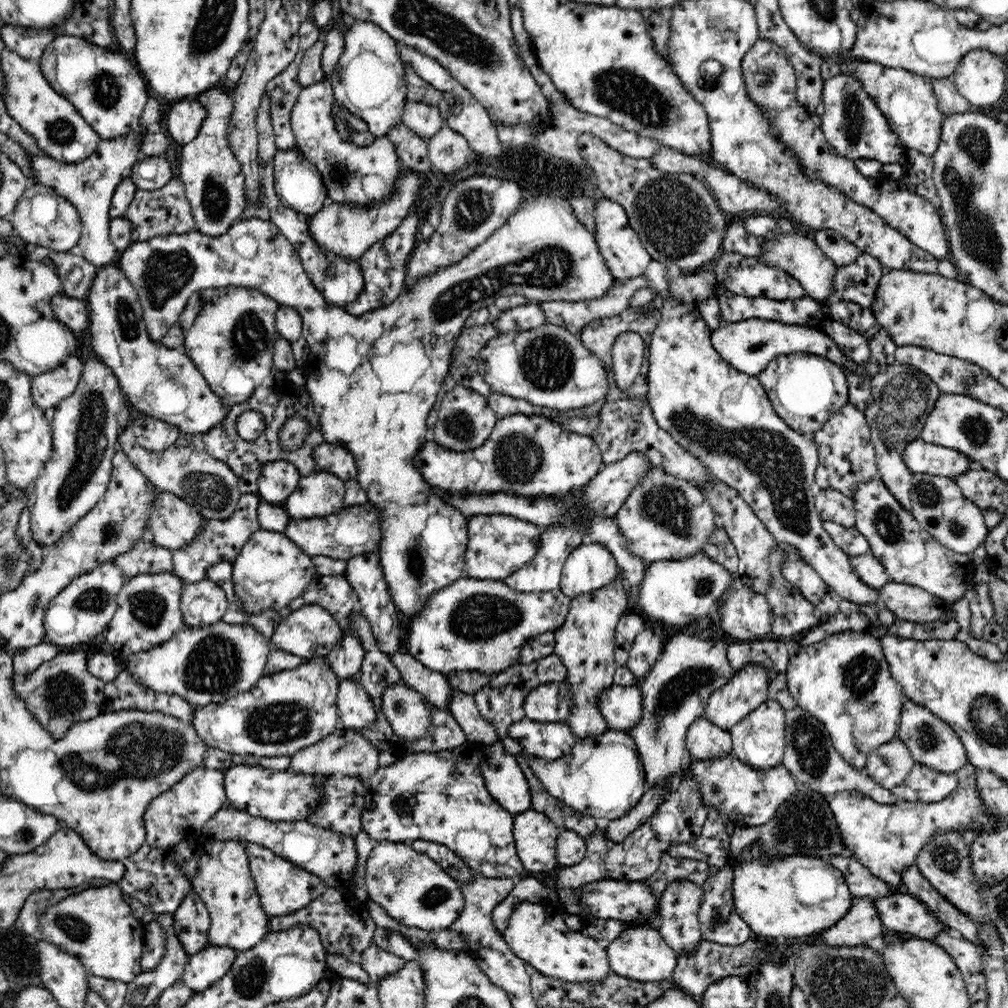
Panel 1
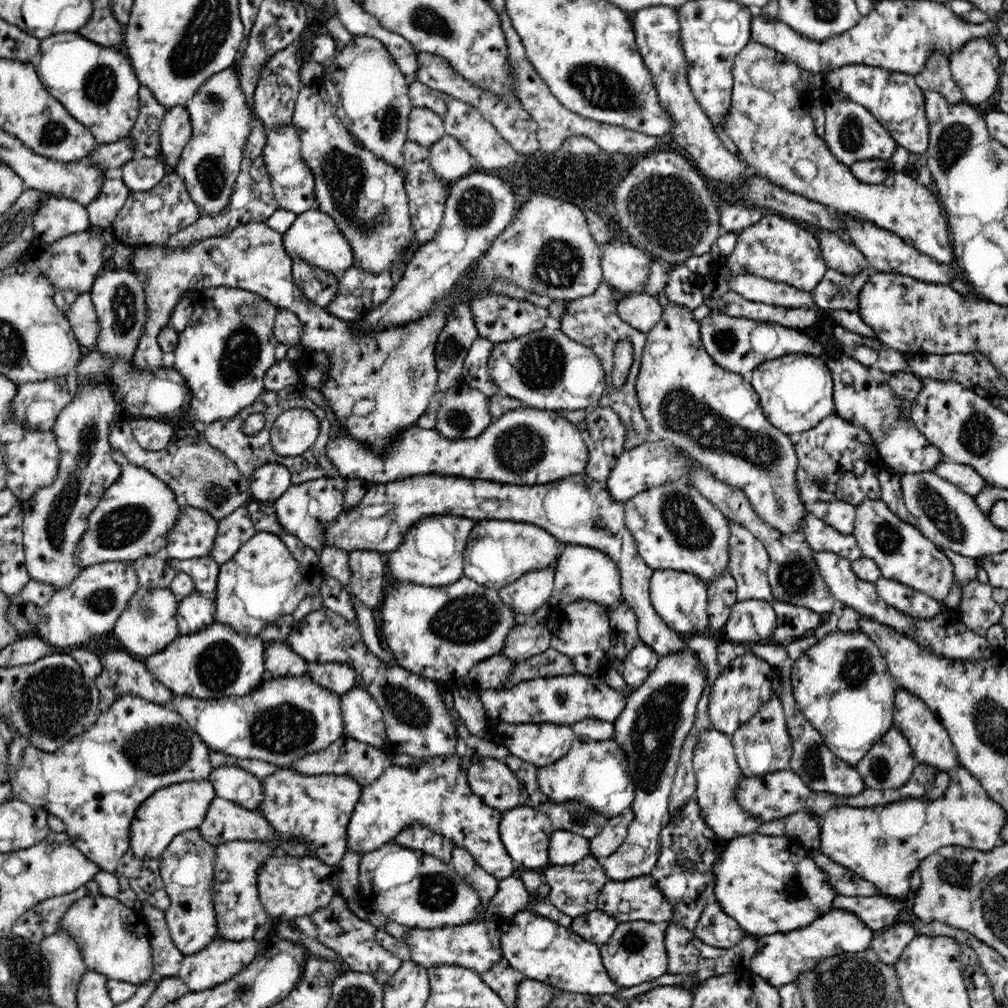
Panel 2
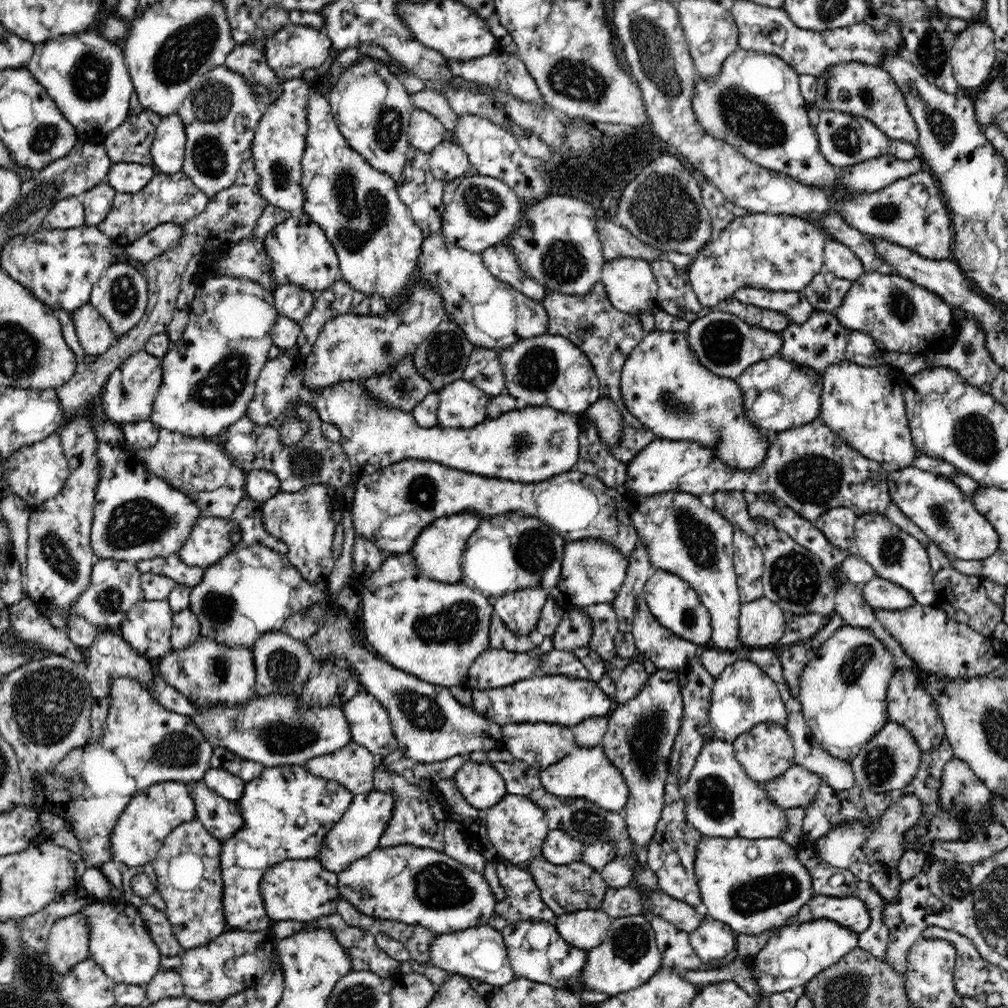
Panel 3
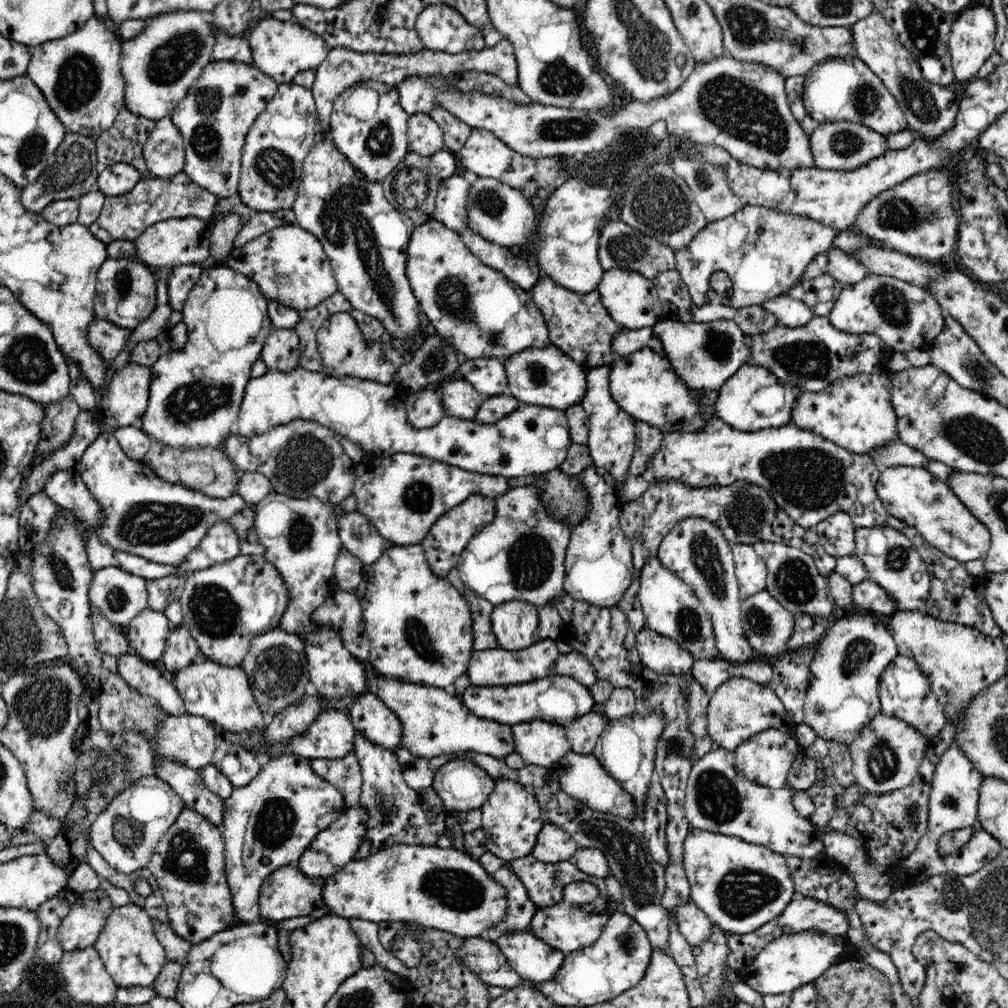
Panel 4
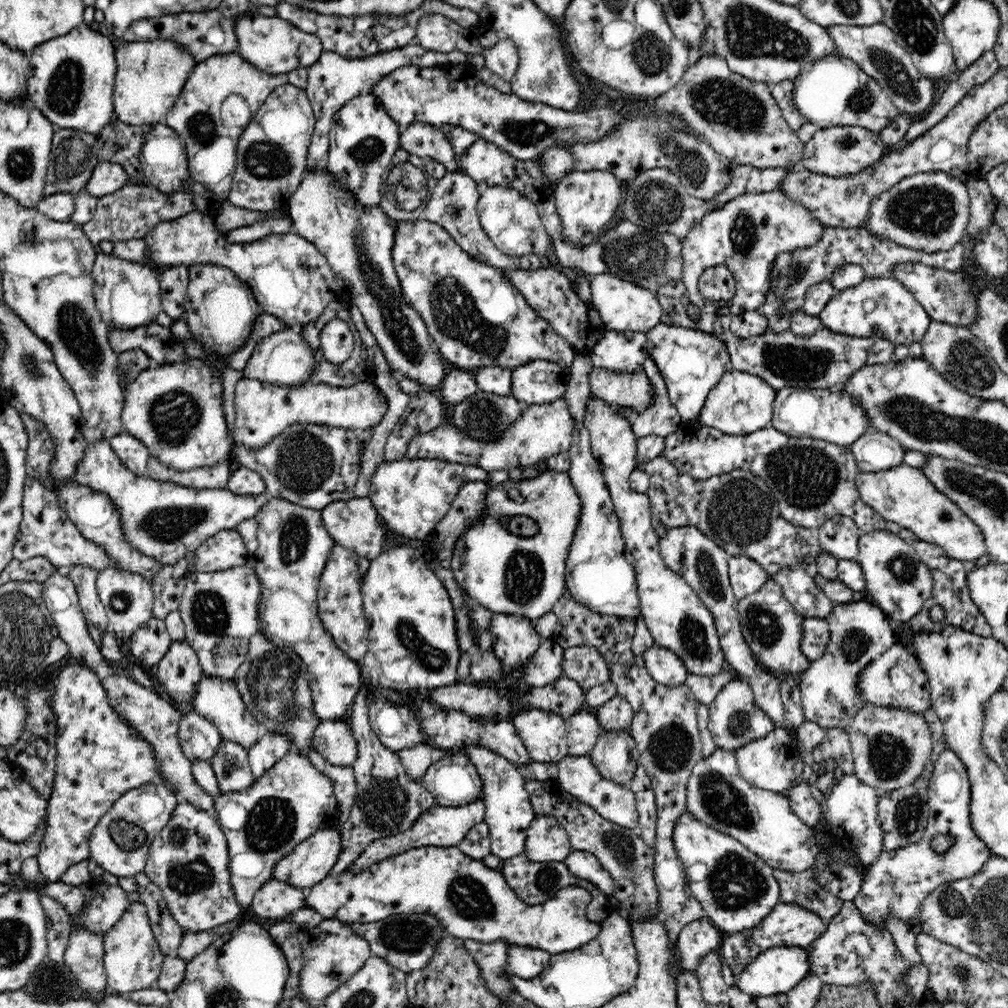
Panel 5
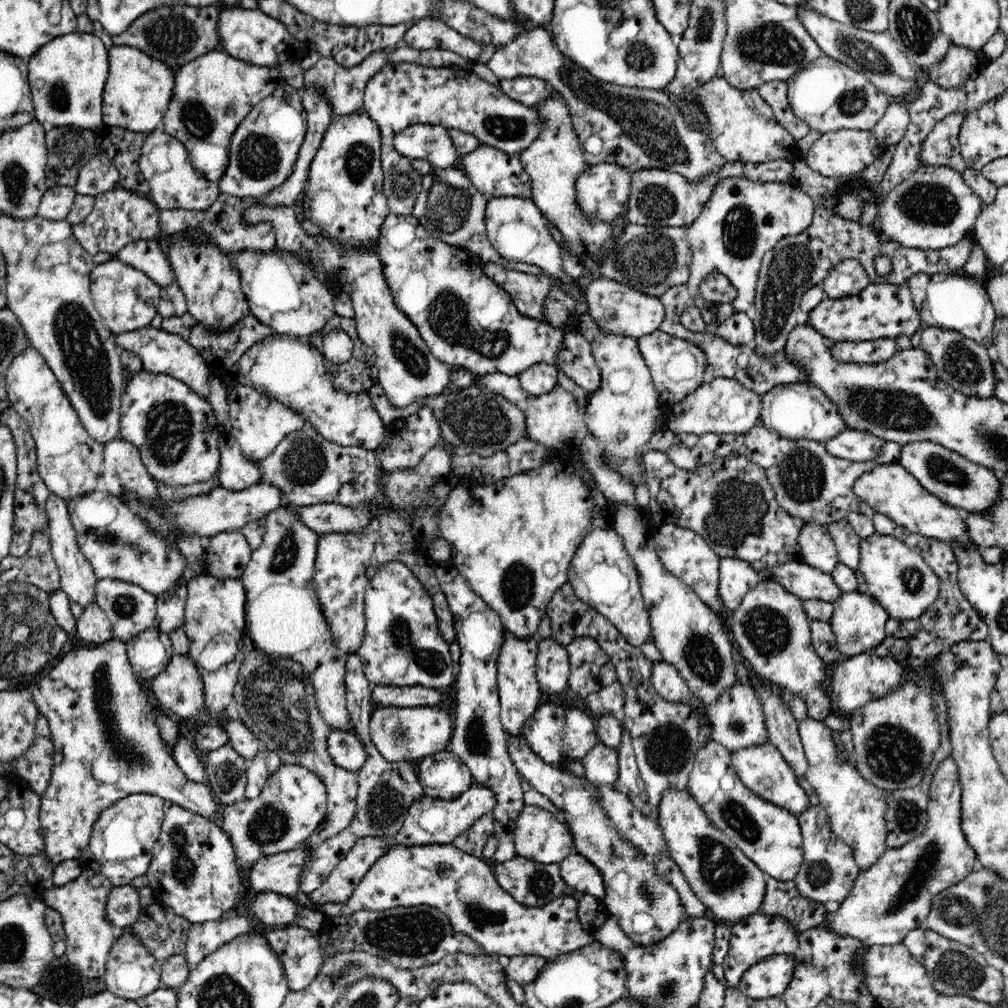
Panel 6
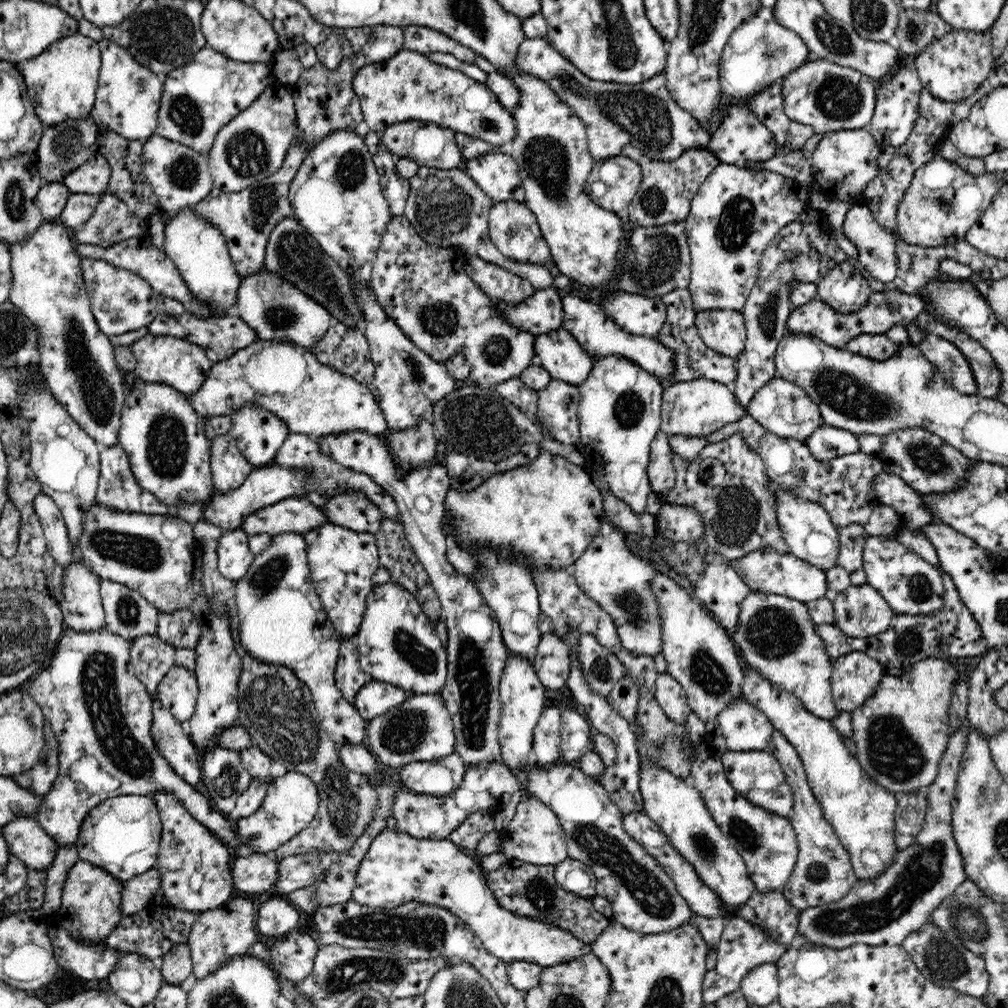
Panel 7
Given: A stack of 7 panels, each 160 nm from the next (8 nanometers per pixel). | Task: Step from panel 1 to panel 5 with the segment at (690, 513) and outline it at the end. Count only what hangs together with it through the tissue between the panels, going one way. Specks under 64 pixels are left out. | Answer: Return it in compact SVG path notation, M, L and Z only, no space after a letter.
M680 526L664 532L659 537L659 551L664 562L694 589L694 592L713 614L715 627L719 634L719 643L728 667L736 673L740 680L746 681L751 687L755 706L772 719L775 730L787 730L789 725L784 718L786 709L784 709L780 693L781 683L754 660L754 653L750 650L748 643L742 637L742 631L740 631L740 613L737 609L739 600L734 597L728 576L728 558L730 556L722 547L694 526Z

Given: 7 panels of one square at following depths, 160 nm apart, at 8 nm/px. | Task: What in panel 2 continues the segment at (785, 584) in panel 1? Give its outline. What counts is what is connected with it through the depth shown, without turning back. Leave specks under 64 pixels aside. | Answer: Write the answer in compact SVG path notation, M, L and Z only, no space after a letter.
M773 600L771 603L777 614L777 627L773 632L776 644L785 645L802 639L815 631L824 621L824 615L808 607L792 605L786 601Z

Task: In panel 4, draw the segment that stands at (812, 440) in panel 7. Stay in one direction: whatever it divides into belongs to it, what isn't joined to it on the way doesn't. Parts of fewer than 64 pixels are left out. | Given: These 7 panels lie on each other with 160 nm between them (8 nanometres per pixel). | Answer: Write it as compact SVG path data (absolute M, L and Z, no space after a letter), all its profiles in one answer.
M900 439L892 440L884 446L872 448L866 452L871 462L879 471L900 465L911 465L912 467L924 467L928 459L920 451L904 444Z

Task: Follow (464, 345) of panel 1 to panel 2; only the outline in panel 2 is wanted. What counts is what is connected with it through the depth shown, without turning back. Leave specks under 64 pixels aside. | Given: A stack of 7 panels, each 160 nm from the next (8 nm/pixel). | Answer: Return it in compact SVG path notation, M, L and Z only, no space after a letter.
M478 337L466 355L462 371L461 380L482 391L487 397L502 394L498 385L491 381L489 373L489 356L494 345Z

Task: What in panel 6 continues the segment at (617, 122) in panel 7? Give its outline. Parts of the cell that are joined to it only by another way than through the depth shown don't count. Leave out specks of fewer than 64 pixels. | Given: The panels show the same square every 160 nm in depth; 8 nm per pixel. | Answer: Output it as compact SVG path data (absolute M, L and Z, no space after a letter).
M537 26L531 31L522 33L512 42L496 49L488 65L494 76L501 81L518 77L536 77L549 84L550 88L560 94L572 116L574 130L582 147L590 136L598 136L602 140L602 150L598 154L585 152L586 162L597 165L602 162L619 164L633 173L640 168L660 168L670 172L678 172L688 180L704 178L712 170L724 166L727 160L716 150L708 133L690 128L684 121L682 111L670 101L664 89L636 88L635 86L618 86L610 82L598 80L585 68L578 66L571 58L560 52L552 40L550 31Z

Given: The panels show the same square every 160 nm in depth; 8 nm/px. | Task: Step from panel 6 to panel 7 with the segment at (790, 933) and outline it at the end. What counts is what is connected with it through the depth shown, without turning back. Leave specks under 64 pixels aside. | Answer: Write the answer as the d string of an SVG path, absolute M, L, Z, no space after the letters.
M732 914L726 919L720 936L720 943L716 949L716 964L712 970L707 970L702 980L702 1006L714 1005L719 998L738 991L746 974L758 965L775 963L787 949L787 946L781 946L774 939L770 939L760 927L754 926L754 923Z

